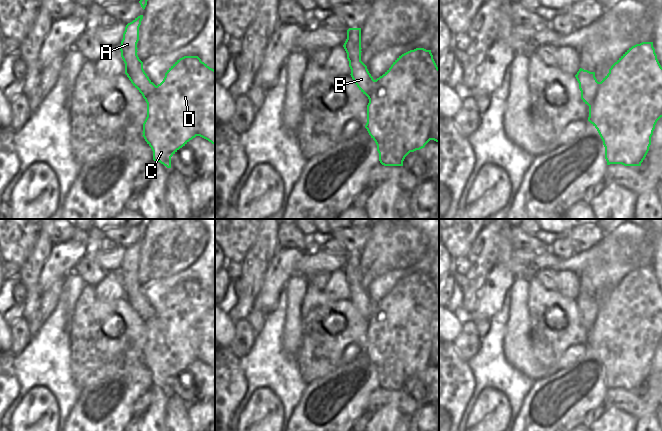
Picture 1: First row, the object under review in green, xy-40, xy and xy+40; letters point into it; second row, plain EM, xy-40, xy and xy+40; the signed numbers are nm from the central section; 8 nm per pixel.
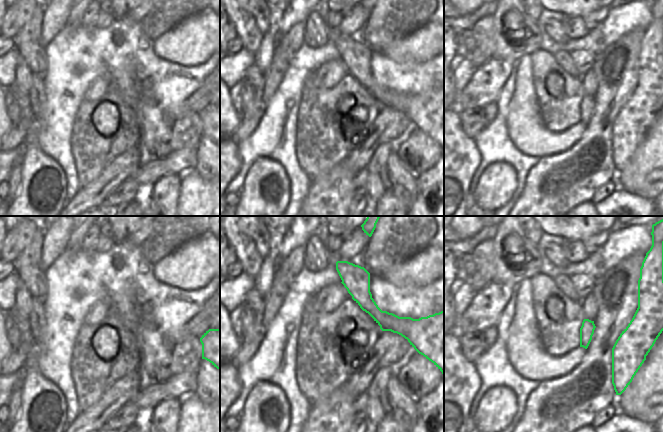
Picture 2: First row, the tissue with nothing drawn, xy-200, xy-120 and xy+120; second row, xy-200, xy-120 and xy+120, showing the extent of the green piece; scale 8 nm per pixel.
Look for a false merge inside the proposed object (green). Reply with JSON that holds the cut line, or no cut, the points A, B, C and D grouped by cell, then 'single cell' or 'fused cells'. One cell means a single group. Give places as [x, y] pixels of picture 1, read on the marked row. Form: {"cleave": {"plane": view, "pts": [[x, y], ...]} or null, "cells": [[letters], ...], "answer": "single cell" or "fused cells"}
{"cleave": {"plane": "xy+40", "pts": [[600, 82], [597, 94], [589, 106]]}, "cells": [["A", "B"], ["C", "D"]], "answer": "fused cells"}

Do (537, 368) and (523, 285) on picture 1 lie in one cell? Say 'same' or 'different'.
same

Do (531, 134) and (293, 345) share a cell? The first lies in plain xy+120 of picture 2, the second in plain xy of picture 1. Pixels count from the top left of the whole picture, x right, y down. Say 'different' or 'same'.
same

